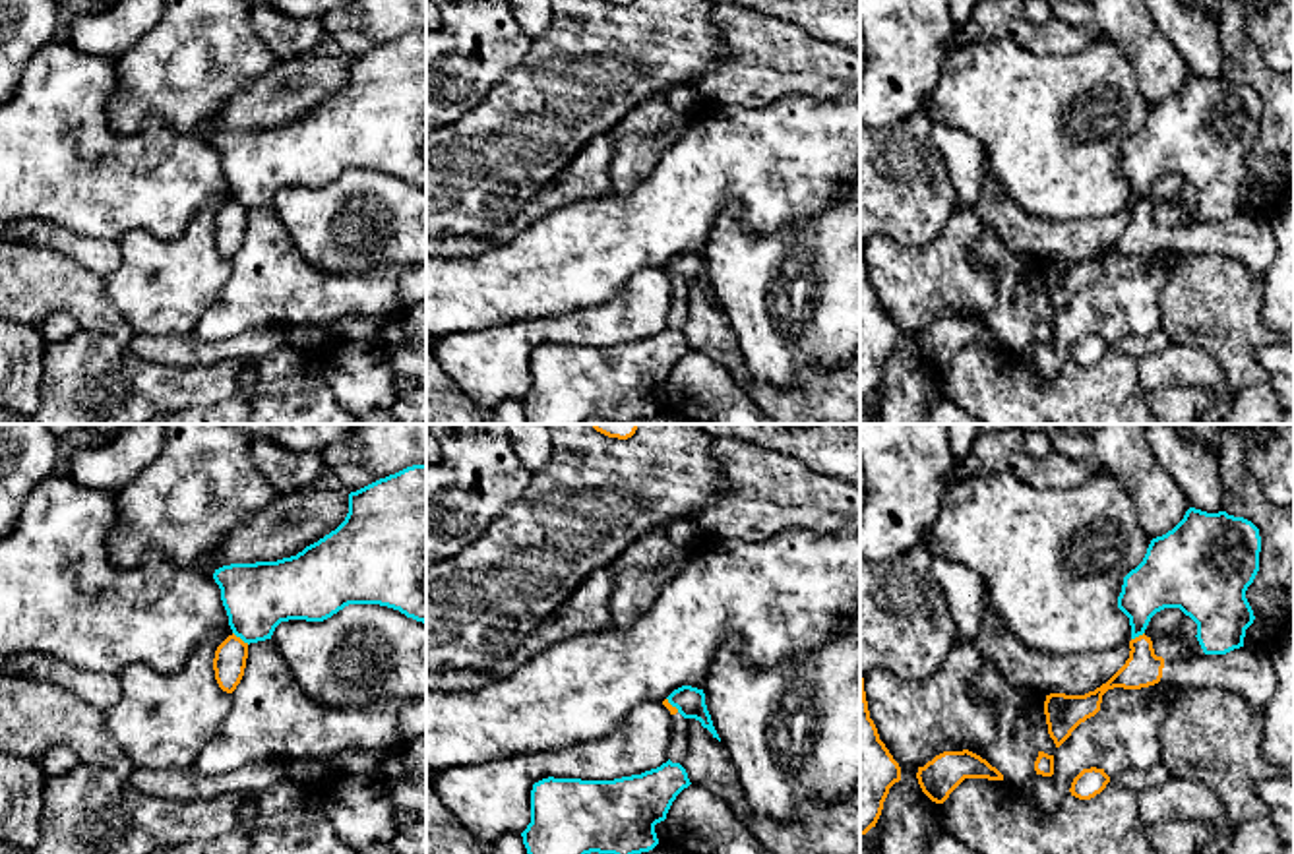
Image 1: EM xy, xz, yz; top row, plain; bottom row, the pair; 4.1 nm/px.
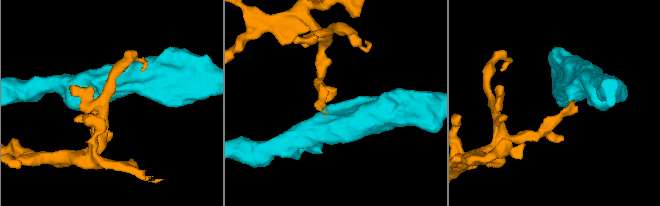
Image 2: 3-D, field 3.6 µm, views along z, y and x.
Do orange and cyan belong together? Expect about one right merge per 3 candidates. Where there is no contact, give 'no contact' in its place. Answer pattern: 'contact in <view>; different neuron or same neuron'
contact in xy; different neuron

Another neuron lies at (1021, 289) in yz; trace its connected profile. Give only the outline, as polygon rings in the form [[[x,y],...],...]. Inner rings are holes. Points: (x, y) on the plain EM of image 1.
[[[988,225],[970,248],[970,259],[994,275],[998,304],[986,312],[972,312],[969,318],[996,333],[1005,349],[1025,352],[1036,341],[1038,320],[1054,321],[1056,318],[1044,281],[1046,261],[1009,248]]]

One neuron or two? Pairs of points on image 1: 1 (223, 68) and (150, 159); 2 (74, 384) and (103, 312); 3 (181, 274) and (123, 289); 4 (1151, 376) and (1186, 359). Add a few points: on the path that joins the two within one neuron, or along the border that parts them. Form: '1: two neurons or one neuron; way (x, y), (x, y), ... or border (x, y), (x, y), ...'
1: two neurons; border (215, 109), (188, 130), (148, 119), (130, 134)
2: two neurons; border (82, 328), (93, 334), (109, 334), (126, 345)
3: one neuron; way (167, 285), (136, 289)
4: one neuron; way (1159, 370), (1178, 366)

